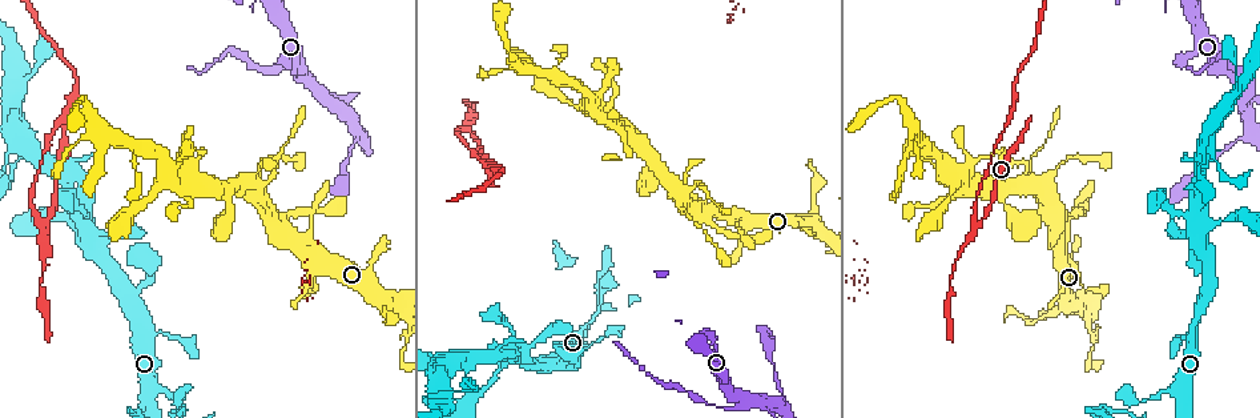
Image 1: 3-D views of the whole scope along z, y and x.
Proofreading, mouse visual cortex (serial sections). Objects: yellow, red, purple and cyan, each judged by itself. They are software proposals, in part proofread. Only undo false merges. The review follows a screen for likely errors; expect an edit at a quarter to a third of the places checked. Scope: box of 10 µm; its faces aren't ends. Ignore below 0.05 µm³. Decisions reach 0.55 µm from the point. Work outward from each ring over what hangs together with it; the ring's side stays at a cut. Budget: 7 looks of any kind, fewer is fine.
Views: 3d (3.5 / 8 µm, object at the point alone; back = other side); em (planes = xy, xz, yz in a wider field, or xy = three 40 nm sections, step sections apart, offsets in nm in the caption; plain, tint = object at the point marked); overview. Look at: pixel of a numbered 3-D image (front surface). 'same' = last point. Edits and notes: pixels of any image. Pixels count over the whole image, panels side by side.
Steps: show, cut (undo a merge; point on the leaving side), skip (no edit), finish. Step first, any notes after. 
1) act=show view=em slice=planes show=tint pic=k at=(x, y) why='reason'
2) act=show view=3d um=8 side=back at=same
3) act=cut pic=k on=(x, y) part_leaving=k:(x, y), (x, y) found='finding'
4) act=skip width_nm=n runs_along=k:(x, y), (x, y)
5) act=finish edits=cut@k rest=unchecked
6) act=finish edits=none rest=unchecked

act=show view=3d um=8 pic=1 at=(540, 73) why='side arm on a straight run'

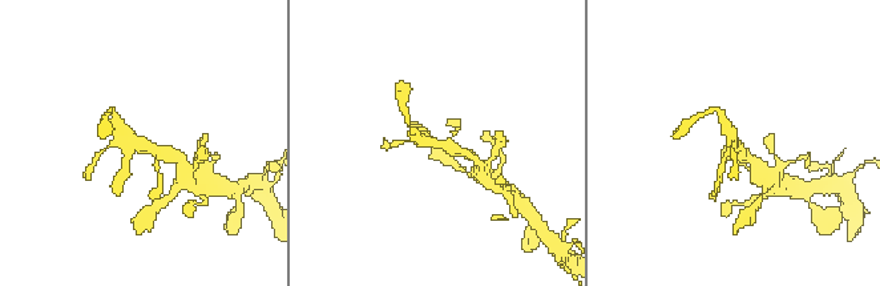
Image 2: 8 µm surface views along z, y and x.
act=show view=em slice=xy step=1 show=tint at=same

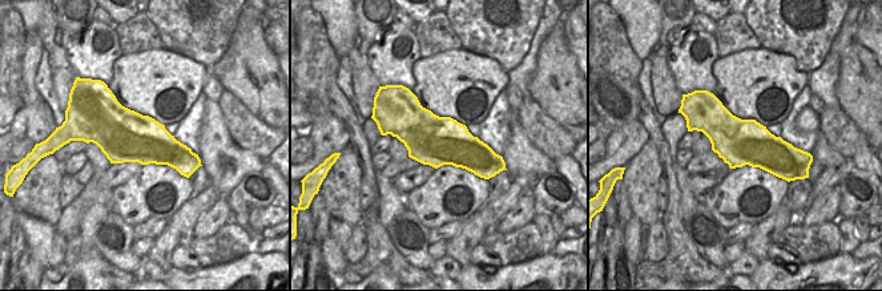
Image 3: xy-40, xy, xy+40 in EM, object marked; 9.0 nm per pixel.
act=skip width_nm=460 runs_along=2:(170, 157), (124, 133), (116, 116) found='one cell here'

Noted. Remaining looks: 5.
act=show view=3d um=3.5 pic=1 at=(46, 222) why='two arms in line, one across'

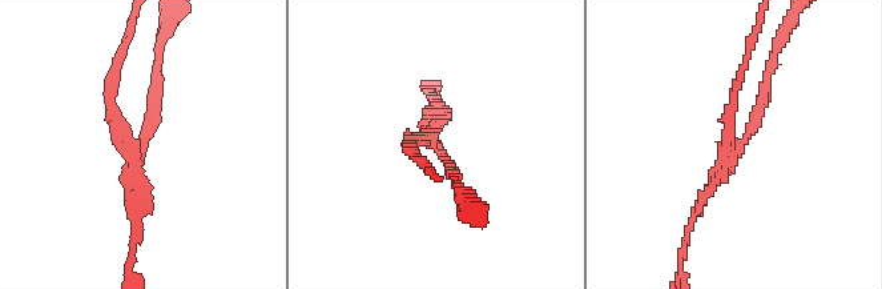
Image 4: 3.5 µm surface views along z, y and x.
act=show view=em slice=xy step=5 show=tint pic=4 at=(439, 154) arms=3 arm_widths_nm=150,150,150 why='shape alone is not enough'

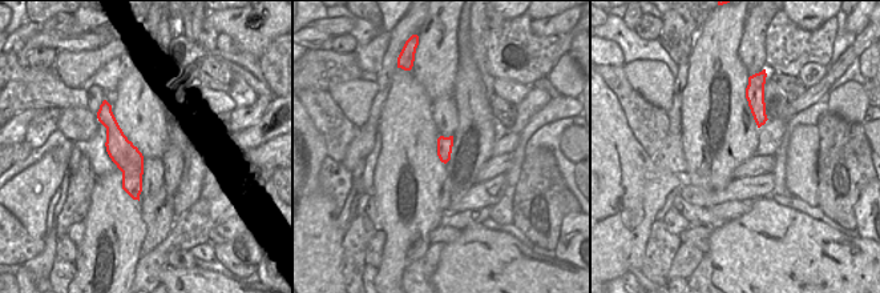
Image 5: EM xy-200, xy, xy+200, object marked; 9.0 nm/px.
act=cut pic=4 on=(728, 108) part_leaving=4:(736, 141), (729, 104), (757, 31) found='a second cell is stuck on'

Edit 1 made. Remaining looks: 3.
act=show view=overview

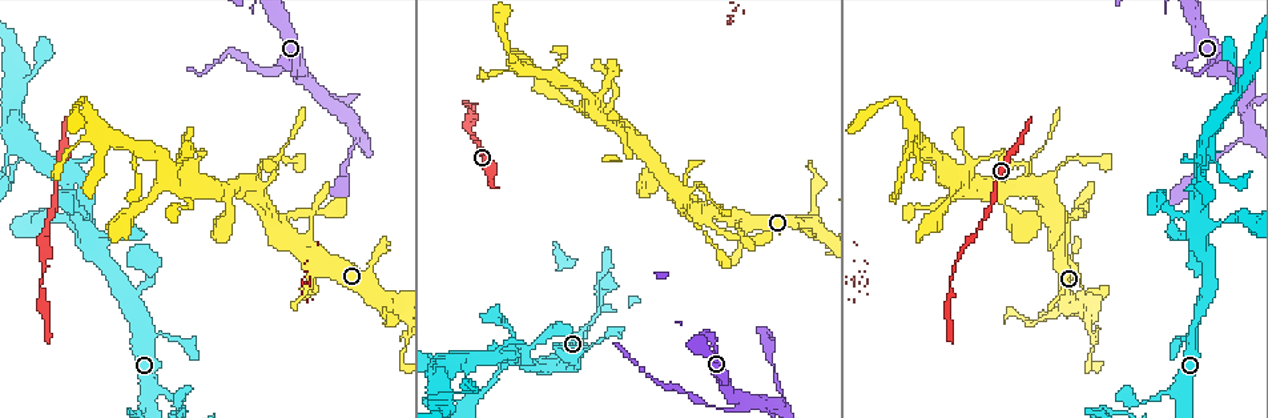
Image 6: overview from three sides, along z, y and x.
act=show view=3d um=3.5 pic=6 at=(1200, 226) why='thin neck'

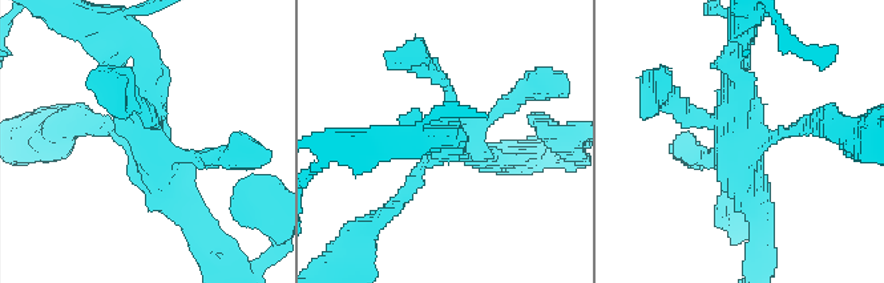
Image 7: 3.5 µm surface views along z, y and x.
act=show view=em slice=xy step=5 show=tint pic=7 at=(149, 138) why='now the EM'

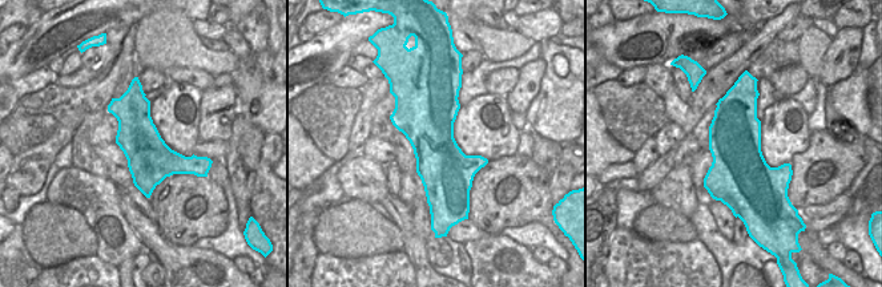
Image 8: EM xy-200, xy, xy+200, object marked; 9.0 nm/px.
act=skip runs_along=7:(190, 213), (157, 177), (141, 55) found='continuous, no second cell'

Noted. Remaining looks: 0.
act=finish edits=cut@4 rest=unchecked

